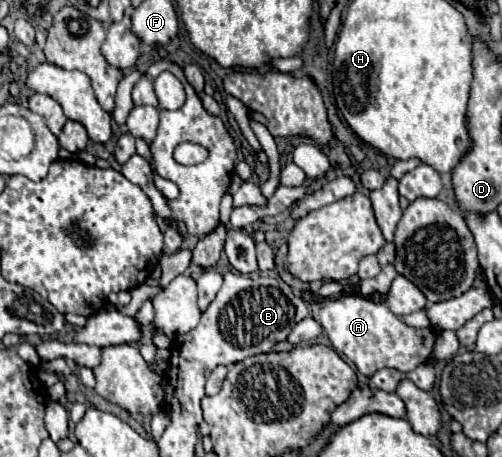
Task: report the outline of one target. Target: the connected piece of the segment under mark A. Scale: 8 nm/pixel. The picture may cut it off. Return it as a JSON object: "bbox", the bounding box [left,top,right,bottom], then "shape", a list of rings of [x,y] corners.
{"bbox":[318,295,436,377],"shape":[[[342,295],[332,301],[326,299],[322,303],[318,321],[326,331],[332,347],[338,353],[346,355],[366,377],[372,377],[376,371],[386,367],[408,373],[430,359],[436,343],[434,329],[410,327],[402,323],[402,319],[396,317],[388,307],[374,303],[362,295]]]}

